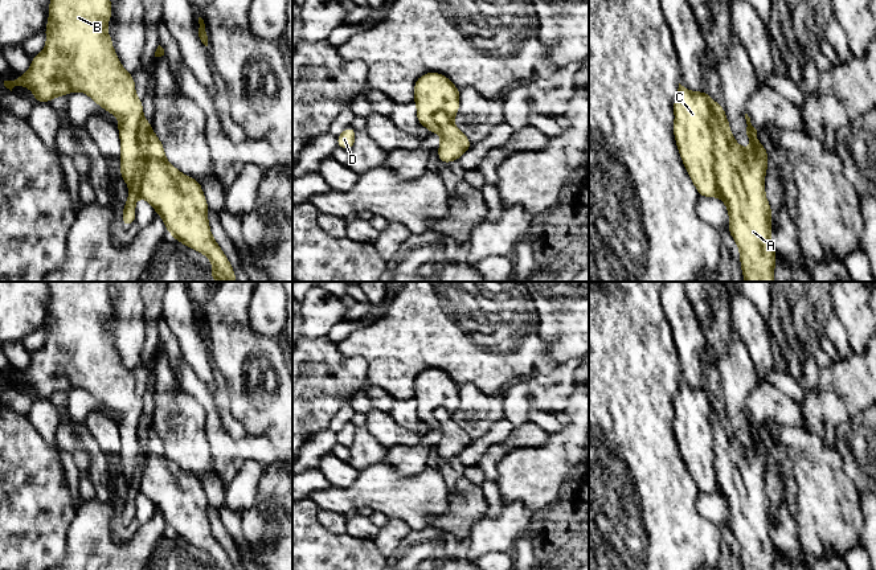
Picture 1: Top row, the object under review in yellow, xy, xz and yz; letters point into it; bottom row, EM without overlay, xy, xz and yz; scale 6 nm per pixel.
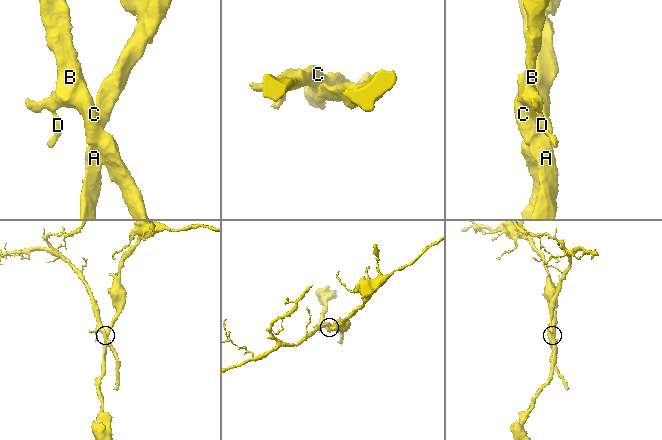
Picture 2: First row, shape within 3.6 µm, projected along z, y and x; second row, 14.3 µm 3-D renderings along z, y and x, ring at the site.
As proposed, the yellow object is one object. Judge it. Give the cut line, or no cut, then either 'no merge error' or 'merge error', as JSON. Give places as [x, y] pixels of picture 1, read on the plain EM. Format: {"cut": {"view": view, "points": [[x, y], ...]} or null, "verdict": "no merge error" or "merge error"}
{"cut": {"view": "yz", "points": [[713, 417], [715, 472], [721, 493]]}, "verdict": "merge error"}

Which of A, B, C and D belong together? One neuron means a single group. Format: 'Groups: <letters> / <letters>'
Groups: A / B C D

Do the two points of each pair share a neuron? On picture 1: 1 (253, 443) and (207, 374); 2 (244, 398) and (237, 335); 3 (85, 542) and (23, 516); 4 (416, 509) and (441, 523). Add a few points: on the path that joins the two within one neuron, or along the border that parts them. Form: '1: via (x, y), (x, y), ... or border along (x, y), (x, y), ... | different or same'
1: border along (191, 366), (195, 374), (212, 392) | different
2: via (241, 382), (238, 351) | same
3: border along (76, 509), (68, 529), (65, 556) | different
4: border along (450, 493), (447, 508), (433, 515), (429, 525) | different

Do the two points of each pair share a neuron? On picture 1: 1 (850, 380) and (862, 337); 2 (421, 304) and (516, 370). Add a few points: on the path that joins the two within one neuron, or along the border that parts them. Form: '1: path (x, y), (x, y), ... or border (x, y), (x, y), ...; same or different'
1: border (854, 353), (862, 356); different
2: path (442, 329), (478, 365), (491, 369); same

